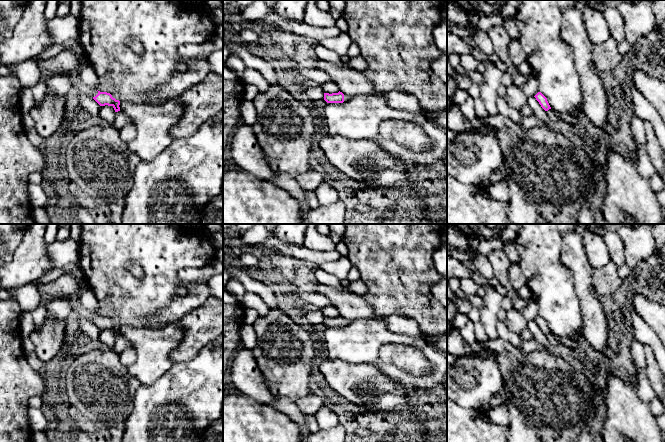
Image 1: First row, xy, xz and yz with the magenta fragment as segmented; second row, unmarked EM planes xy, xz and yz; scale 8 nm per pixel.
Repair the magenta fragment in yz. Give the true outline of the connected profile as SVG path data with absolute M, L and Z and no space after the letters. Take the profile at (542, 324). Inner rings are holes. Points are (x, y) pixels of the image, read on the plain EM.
M538 316L534 321L536 322L536 324L539 326L541 331L545 335L548 335L549 333L551 333L549 327L547 325L547 322L541 316Z

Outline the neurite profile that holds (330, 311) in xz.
M333 305L324 307L321 309L321 311L324 317L332 318L332 317L338 317L340 315L338 309Z

